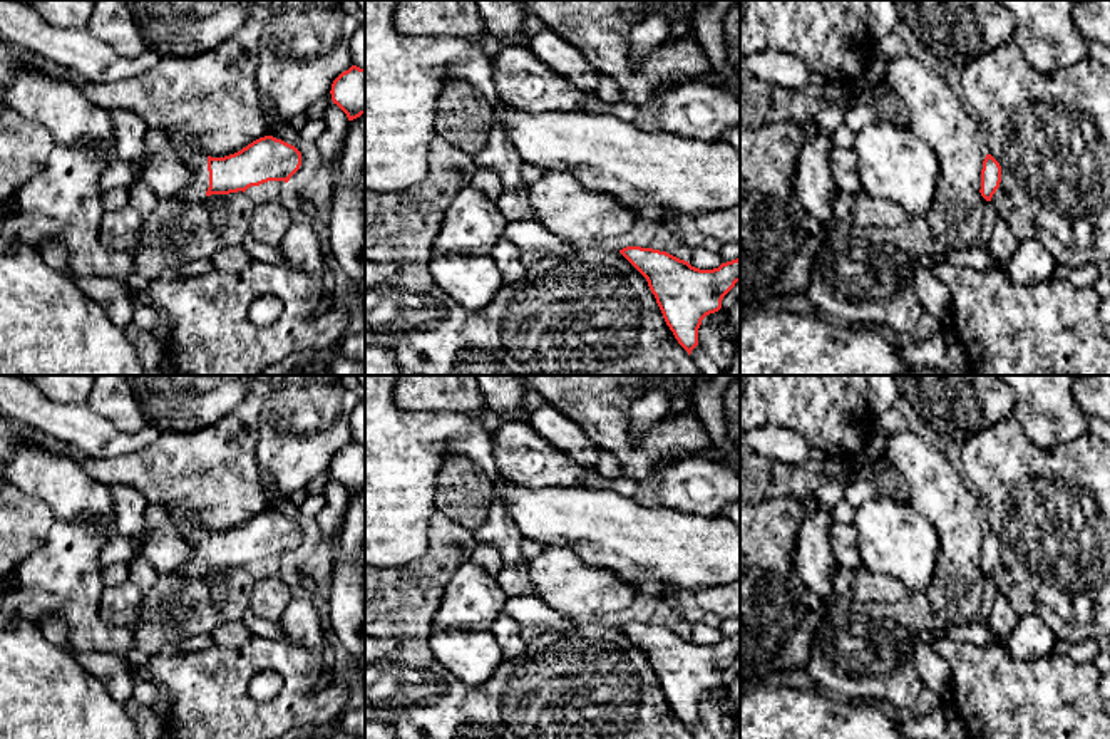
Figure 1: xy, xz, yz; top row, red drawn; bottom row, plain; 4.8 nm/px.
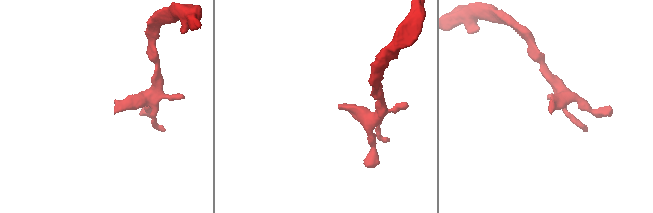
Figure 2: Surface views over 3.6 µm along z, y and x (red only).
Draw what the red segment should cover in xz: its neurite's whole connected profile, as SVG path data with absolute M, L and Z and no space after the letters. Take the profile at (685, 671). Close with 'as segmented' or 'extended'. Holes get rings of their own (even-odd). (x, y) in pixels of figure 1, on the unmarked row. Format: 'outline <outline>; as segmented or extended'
outline M626 622L619 628L646 654L678 719L691 729L701 695L722 684L723 672L740 657L740 633L700 645L666 627Z; as segmented

